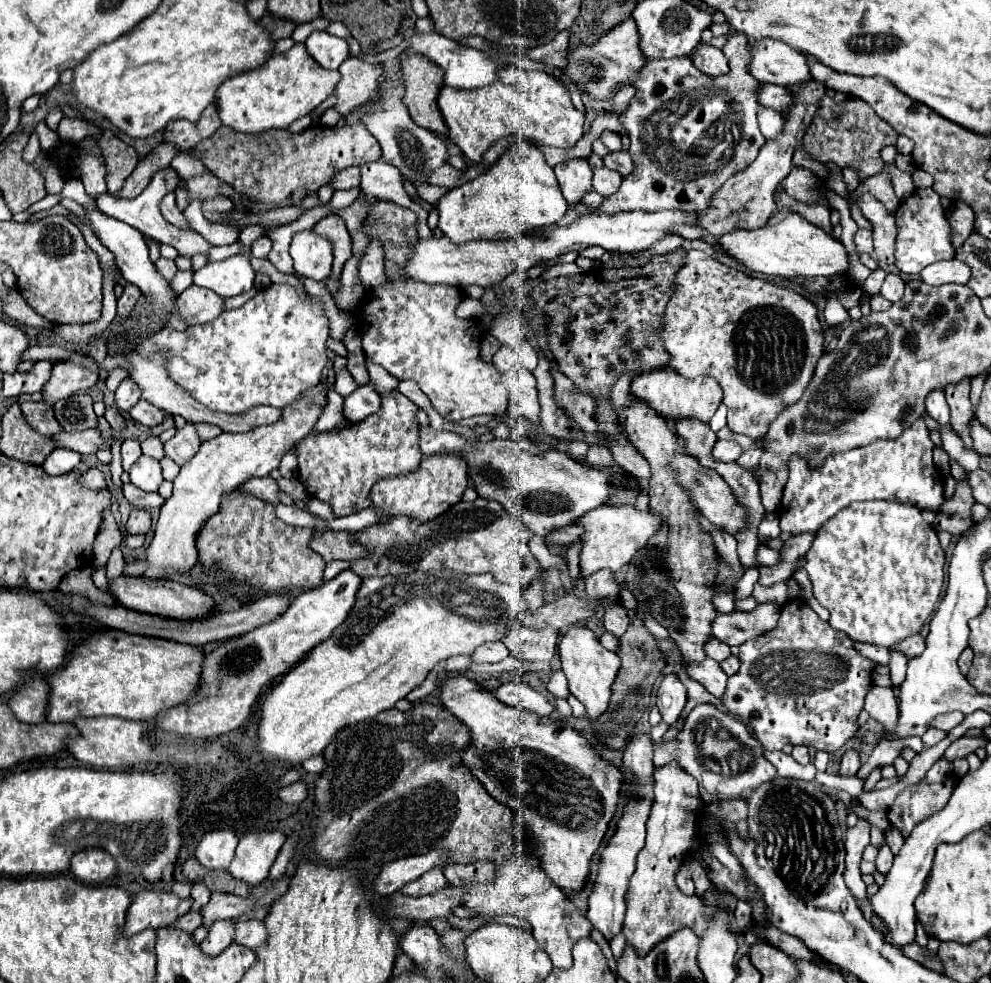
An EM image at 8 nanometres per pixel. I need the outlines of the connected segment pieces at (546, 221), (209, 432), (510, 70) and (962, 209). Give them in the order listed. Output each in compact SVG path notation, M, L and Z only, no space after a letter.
M526 140L510 146L510 150L506 150L486 174L446 192L440 198L436 208L440 214L438 228L456 244L464 244L470 240L502 240L502 238L526 236L530 234L530 230L556 224L568 210L566 200L562 198L562 192L558 190L554 172L544 160L544 154Z
M196 424L196 432L198 432L198 438L204 442L208 438L218 436L222 430L218 426L210 426L210 424Z
M514 64L498 74L498 82L478 90L440 90L440 112L448 126L448 138L472 162L480 162L482 154L500 138L518 134L546 146L572 148L584 132L584 114L570 102L568 88L554 76L534 70L526 72Z
M954 204L948 222L952 226L952 246L958 250L964 244L964 240L968 238L970 230L972 230L974 214L972 212L966 212L966 206L964 204Z

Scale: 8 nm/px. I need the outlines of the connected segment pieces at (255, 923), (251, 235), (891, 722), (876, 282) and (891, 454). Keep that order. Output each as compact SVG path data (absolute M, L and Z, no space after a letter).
M246 920L246 922L236 922L236 942L244 944L250 950L260 948L266 942L266 926L260 920Z
M249 225L241 230L239 241L244 247L250 249L252 243L260 237L262 237L262 227L260 225Z
M874 686L872 692L866 696L864 710L884 726L884 730L888 731L886 734L892 736L896 732L898 704L896 704L892 688L878 688L878 686Z
M882 269L873 271L871 275L866 279L866 281L861 286L864 292L868 292L870 295L879 293L880 288L884 282L886 273Z
M920 418L896 440L878 440L870 446L828 454L816 468L810 468L804 458L794 454L788 464L788 482L778 514L780 528L792 534L816 532L828 518L856 500L894 500L918 506L920 510L940 510L946 498L942 478L932 462L932 448L928 428Z

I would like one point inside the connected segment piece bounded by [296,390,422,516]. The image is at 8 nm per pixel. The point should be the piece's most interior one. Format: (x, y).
(339, 467)

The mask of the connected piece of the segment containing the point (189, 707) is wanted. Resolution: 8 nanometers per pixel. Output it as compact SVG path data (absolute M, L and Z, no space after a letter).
M344 570L318 588L300 592L290 602L286 612L272 622L254 628L244 636L232 638L224 646L206 654L200 690L208 696L204 696L196 704L182 704L168 710L156 720L156 724L160 724L162 730L194 738L220 736L240 728L248 718L260 690L276 676L282 676L284 672L294 668L312 650L312 646L326 640L326 636L330 636L332 630L346 620L348 612L354 606L360 584L360 576L356 576L352 570Z

